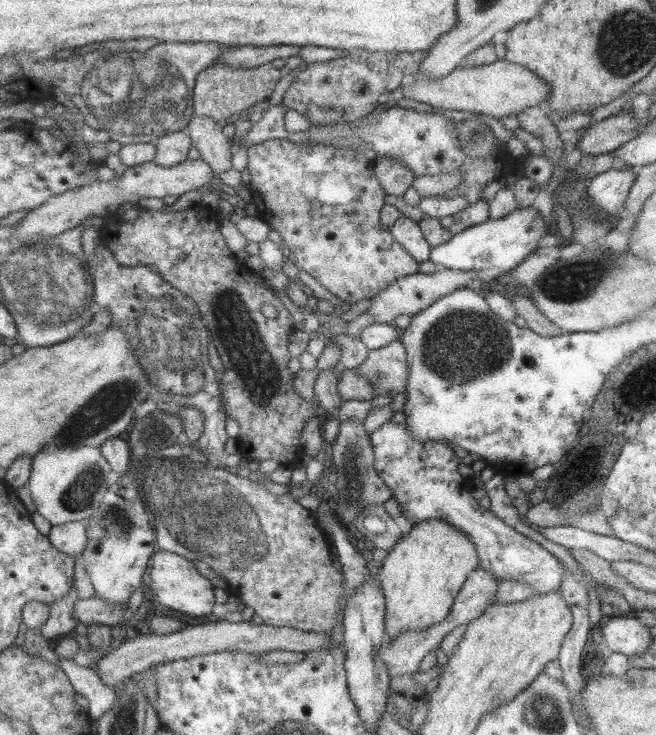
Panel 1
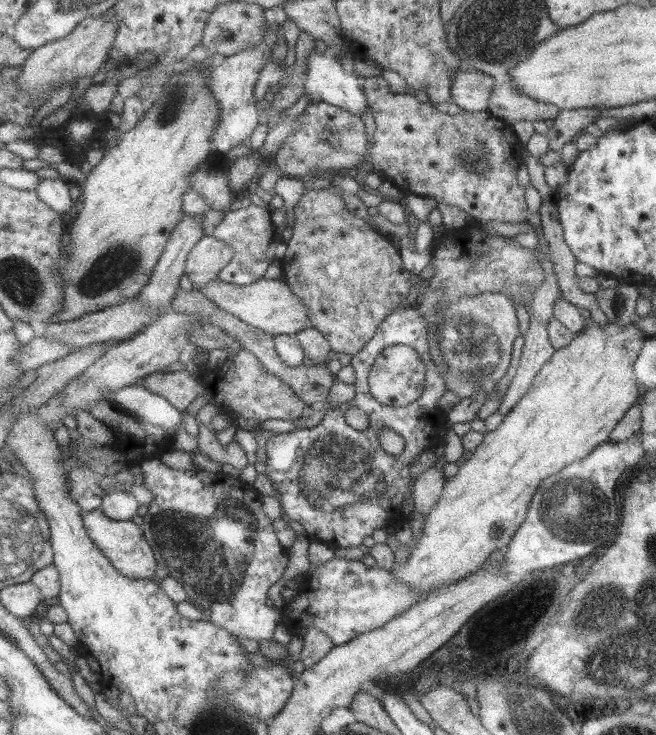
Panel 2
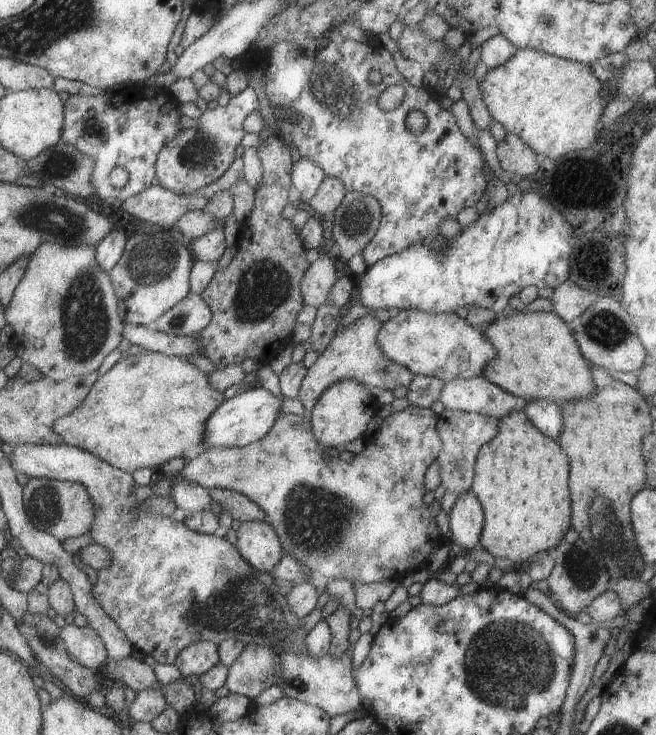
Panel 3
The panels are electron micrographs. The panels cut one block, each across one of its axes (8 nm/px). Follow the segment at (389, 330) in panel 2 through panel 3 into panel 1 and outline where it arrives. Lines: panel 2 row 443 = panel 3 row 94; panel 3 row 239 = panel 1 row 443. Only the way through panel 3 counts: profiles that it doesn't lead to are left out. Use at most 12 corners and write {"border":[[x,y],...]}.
{"border":[[390,421],[373,469],[411,525],[435,518],[473,542],[478,566],[534,594],[567,567],[476,502],[443,441]]}

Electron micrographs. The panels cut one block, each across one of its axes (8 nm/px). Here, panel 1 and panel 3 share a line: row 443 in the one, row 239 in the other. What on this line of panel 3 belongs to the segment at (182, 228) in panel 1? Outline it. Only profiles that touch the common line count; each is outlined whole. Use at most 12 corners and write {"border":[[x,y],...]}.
{"border":[[290,148],[256,153],[254,207],[201,298],[215,370],[291,343],[309,263],[281,216]]}

